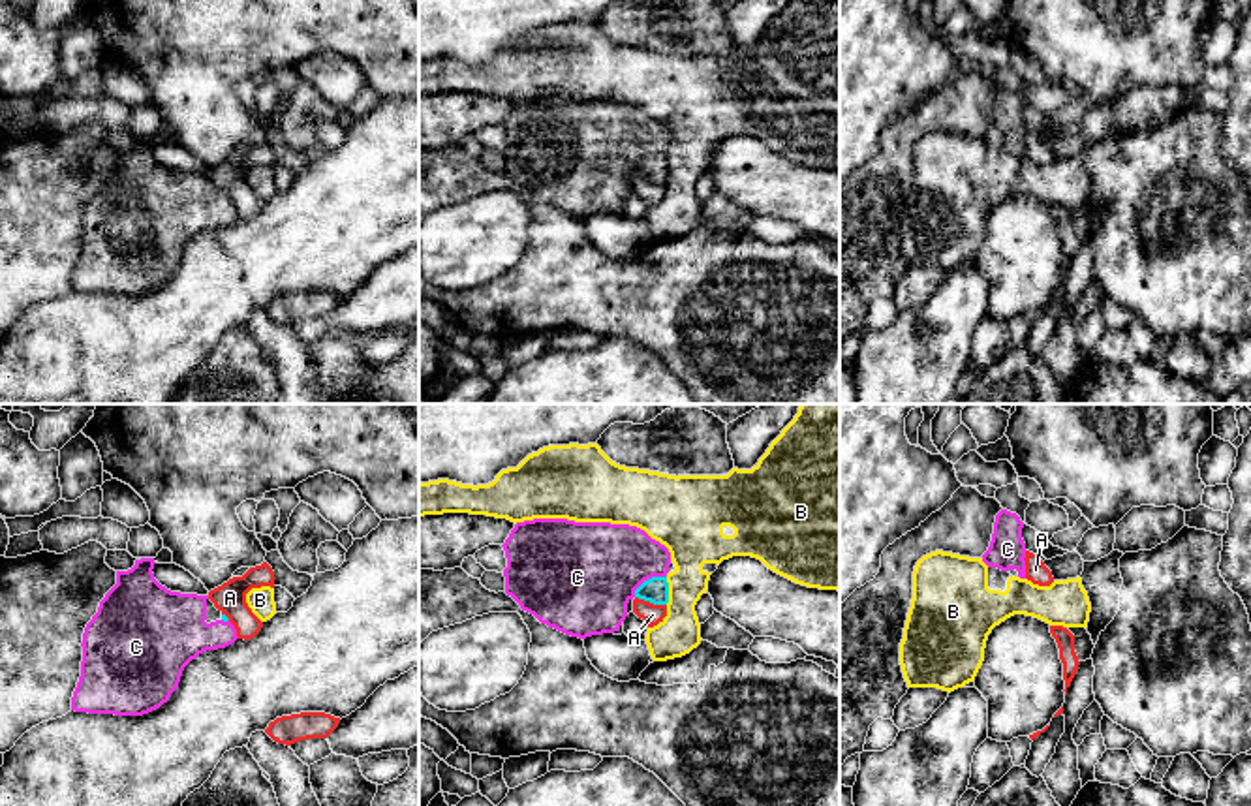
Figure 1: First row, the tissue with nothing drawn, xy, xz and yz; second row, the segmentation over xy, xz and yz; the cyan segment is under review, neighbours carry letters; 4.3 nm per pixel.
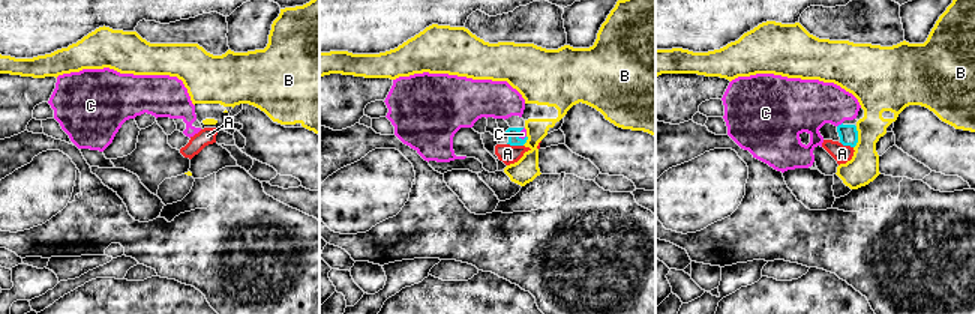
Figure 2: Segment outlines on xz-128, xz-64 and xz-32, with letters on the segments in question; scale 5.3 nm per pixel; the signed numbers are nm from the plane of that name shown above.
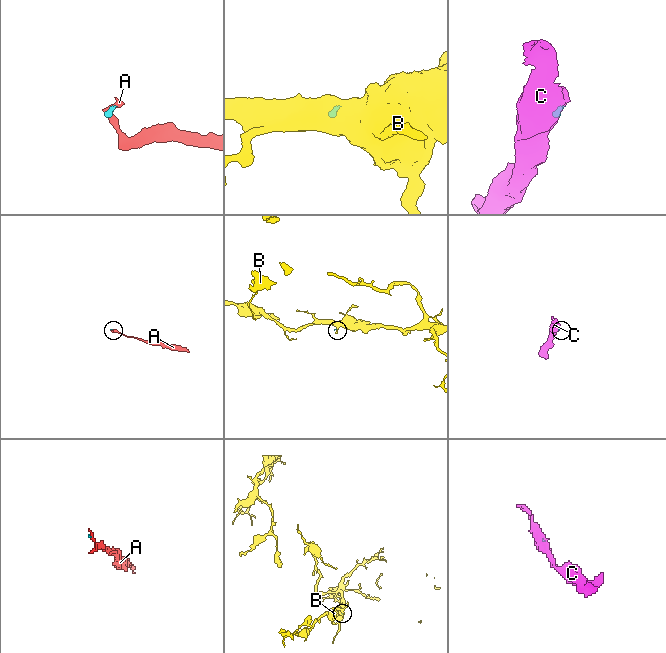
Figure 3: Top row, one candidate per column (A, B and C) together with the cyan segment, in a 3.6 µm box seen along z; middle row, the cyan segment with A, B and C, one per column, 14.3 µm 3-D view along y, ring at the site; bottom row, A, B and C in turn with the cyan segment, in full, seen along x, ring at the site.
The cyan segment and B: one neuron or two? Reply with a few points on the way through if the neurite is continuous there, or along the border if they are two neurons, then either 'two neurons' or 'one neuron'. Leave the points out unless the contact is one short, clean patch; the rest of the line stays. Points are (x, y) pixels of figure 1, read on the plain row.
border xz (665, 156), (667, 183); two neurons

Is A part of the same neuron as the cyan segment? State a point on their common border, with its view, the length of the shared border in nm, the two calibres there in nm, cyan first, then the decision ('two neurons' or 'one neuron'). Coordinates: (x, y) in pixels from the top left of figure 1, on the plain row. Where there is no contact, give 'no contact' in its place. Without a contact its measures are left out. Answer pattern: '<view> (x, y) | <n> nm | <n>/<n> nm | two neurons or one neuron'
xz (650, 181) | 140 nm | 110/90 nm | two neurons

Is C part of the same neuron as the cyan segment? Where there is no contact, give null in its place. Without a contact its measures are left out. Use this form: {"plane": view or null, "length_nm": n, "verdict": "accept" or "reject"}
{"plane": "xz", "length_nm": 170, "verdict": "accept"}

